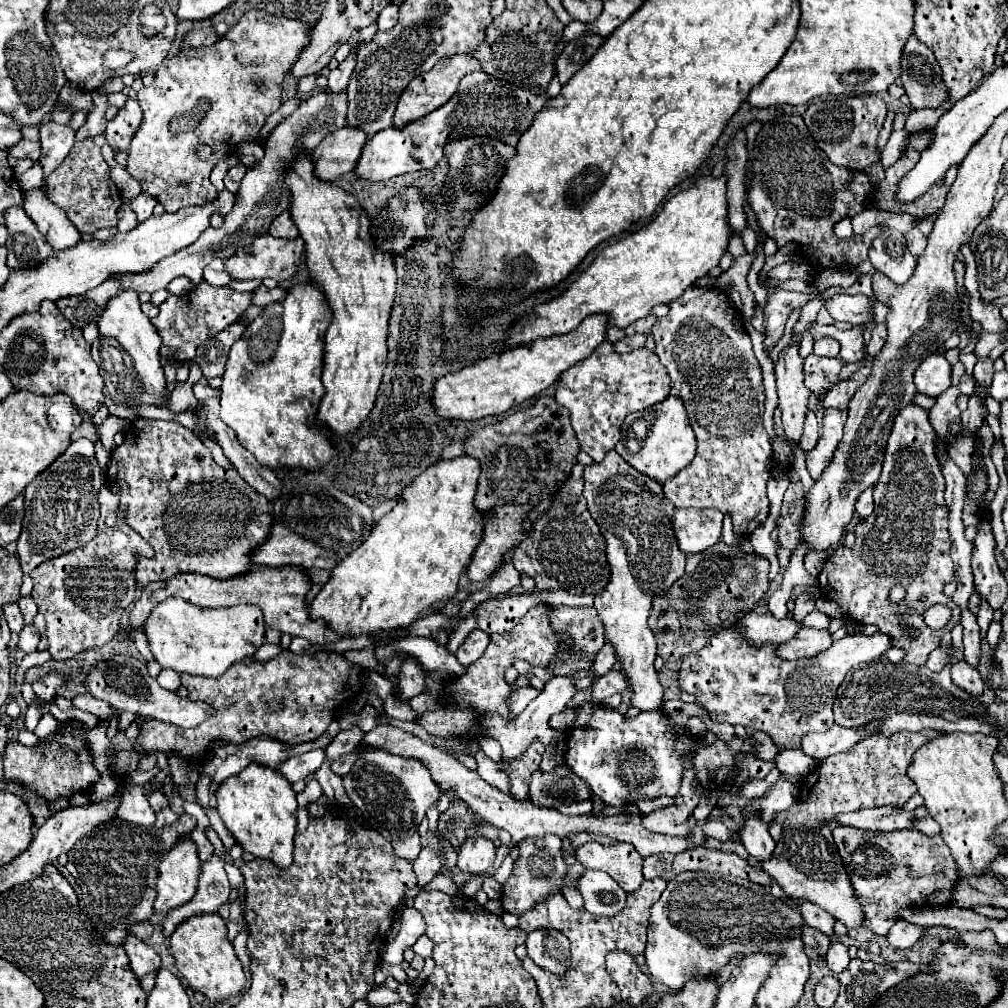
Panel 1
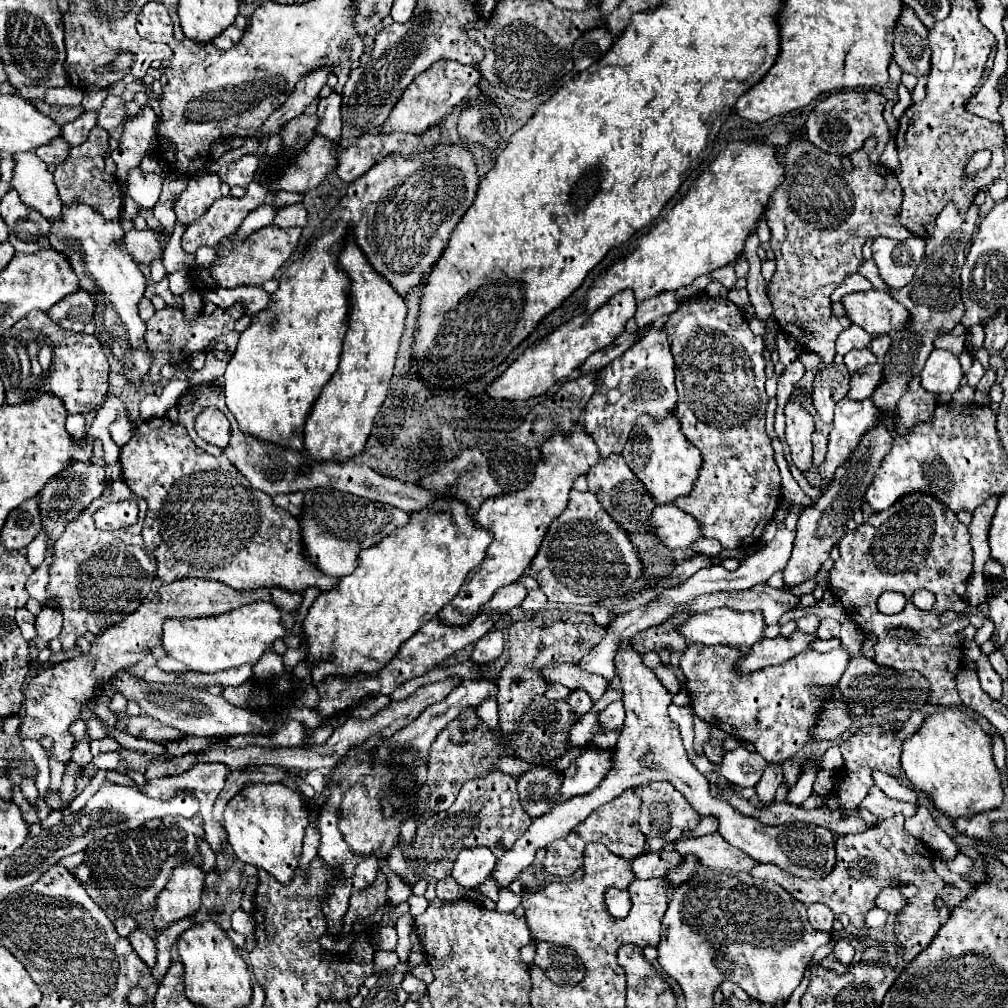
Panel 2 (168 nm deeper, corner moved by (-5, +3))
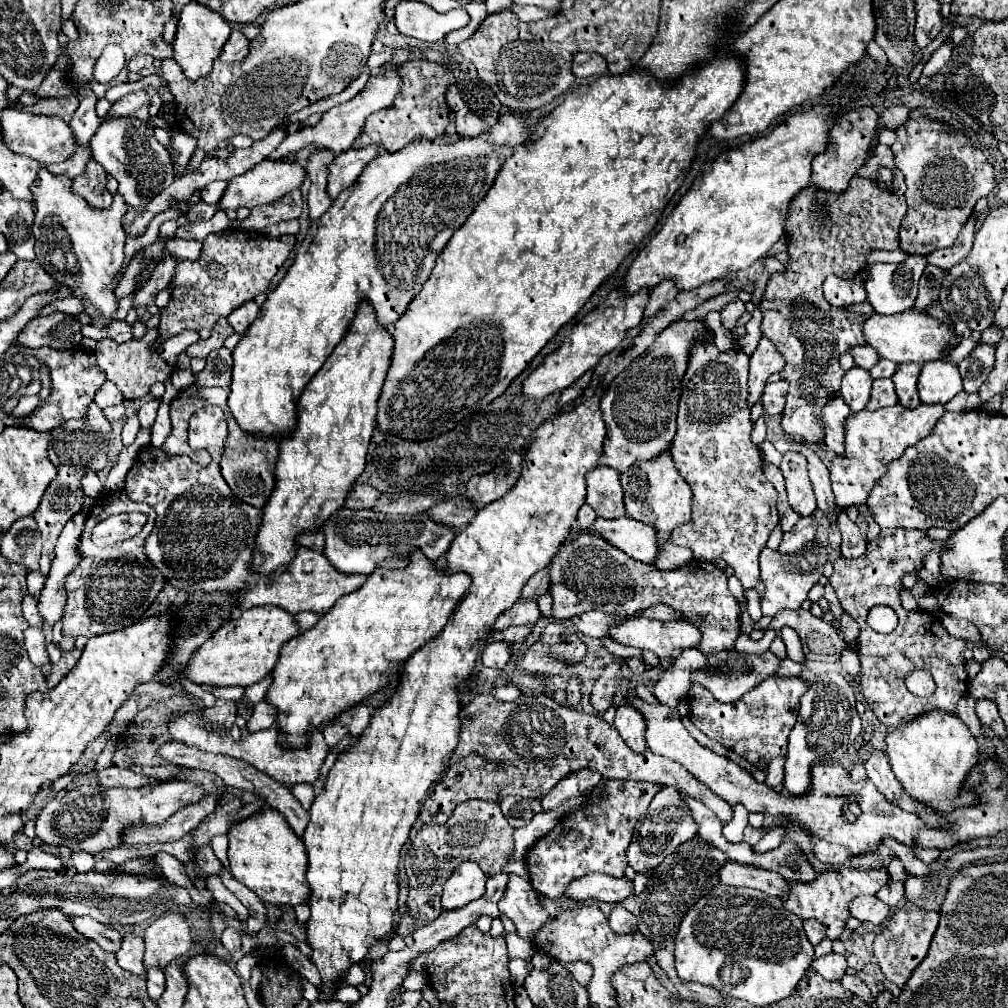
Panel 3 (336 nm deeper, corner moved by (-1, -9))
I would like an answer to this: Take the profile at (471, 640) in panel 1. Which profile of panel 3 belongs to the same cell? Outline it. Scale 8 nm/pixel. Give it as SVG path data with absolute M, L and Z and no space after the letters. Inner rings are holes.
M493 642L481 654L481 660L489 668L503 668L511 658L511 644L507 642Z

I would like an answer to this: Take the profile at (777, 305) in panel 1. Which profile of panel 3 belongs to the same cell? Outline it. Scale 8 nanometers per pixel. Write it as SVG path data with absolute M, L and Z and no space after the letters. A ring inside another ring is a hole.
M829 275L823 283L825 299L835 307L845 307L865 302L867 294L865 283L860 277L843 279Z

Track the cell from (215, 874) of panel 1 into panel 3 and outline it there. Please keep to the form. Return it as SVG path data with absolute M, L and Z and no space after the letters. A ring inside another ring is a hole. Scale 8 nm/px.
M149 968L147 970L147 994L151 996L153 1002L159 1000L159 996L165 990L165 976L163 972L159 972L157 968Z

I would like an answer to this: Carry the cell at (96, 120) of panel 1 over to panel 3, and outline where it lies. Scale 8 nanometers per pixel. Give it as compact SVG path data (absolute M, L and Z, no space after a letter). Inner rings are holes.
M137 90L115 102L109 116L139 116L141 120L149 120L149 104L149 94L145 90Z

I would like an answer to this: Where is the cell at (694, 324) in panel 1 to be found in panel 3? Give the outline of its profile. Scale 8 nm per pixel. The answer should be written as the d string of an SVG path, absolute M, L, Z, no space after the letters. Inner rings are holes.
M713 342L697 344L695 350L691 350L691 364L687 368L687 376L683 378L677 434L671 444L671 456L675 468L693 490L691 520L675 528L675 532L671 534L671 542L693 550L697 560L711 562L715 558L723 558L727 566L735 570L735 576L739 578L743 592L749 588L757 588L759 552L765 548L771 530L779 524L779 514L775 508L777 492L773 484L763 476L761 454L757 446L751 442L753 426L749 420L749 408L745 406L747 374L749 374L749 356L741 348L719 352Z

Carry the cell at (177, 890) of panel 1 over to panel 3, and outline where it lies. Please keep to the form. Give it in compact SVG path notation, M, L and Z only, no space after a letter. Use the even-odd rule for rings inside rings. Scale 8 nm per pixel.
M165 914L153 922L145 934L145 968L165 968L171 960L183 956L191 948L191 934L185 916Z

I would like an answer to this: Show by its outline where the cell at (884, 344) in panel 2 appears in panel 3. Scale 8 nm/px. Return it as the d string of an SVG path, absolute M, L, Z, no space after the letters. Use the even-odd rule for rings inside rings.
M881 358L881 362L875 364L875 368L871 368L869 372L871 372L871 378L873 378L873 380L877 380L877 378L891 378L893 372L895 372L895 368L897 368L895 362Z

